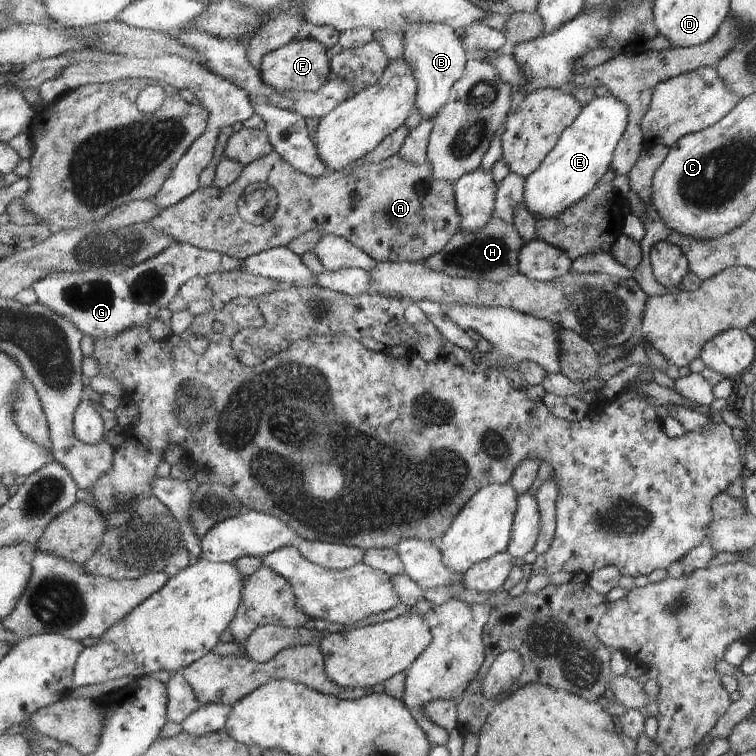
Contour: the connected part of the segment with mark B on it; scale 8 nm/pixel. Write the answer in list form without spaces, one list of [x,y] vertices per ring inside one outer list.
[[[412,24],[403,30],[407,37],[407,51],[404,57],[412,64],[419,80],[419,101],[417,106],[423,120],[434,119],[450,102],[454,87],[466,76],[470,56],[457,29],[445,24]]]

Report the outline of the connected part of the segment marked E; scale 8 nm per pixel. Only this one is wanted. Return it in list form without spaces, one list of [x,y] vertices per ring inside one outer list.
[[[612,94],[605,98],[596,97],[592,102],[582,106],[578,118],[560,135],[559,142],[543,160],[542,166],[525,178],[522,202],[533,218],[536,216],[554,219],[576,201],[582,200],[599,183],[611,168],[616,145],[626,130],[628,115],[629,108]]]

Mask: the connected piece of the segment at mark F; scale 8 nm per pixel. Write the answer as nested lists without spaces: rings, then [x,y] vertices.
[[[313,38],[294,39],[290,44],[267,54],[264,57],[263,78],[269,86],[278,92],[287,93],[290,91],[312,91],[319,92],[334,76],[333,66],[328,47],[319,40]]]

